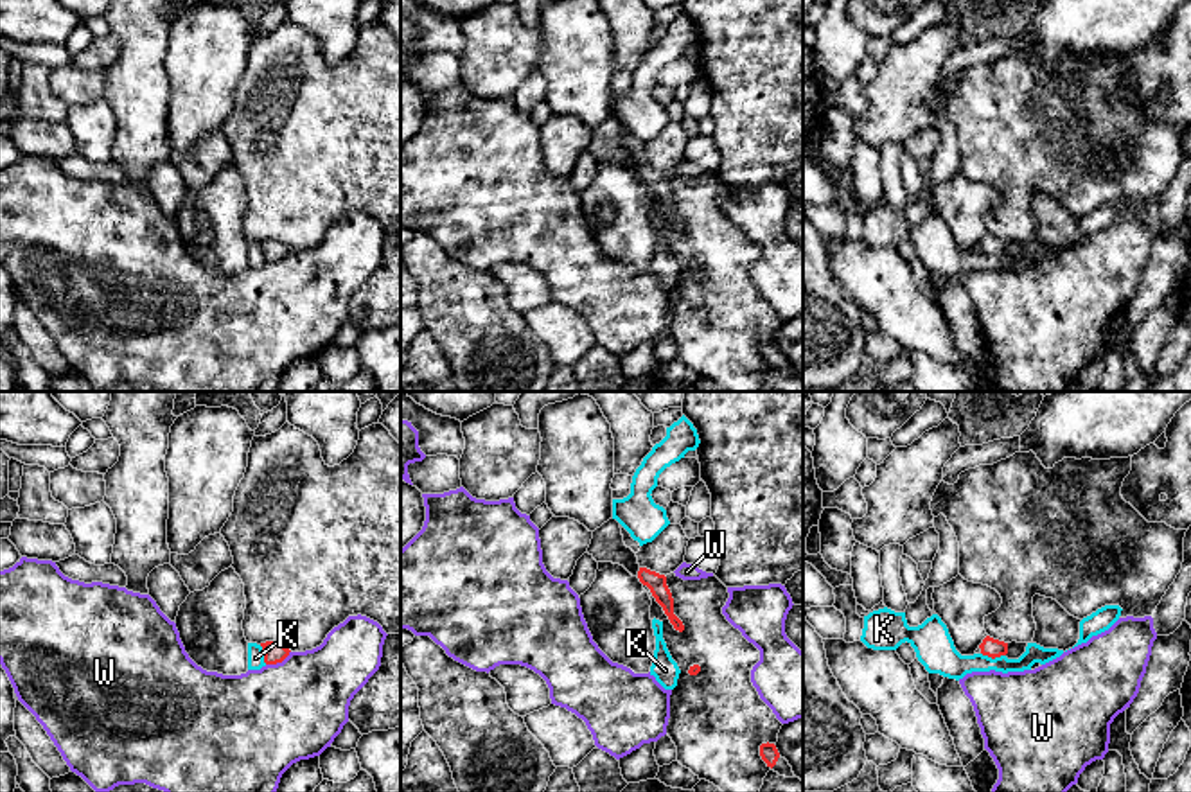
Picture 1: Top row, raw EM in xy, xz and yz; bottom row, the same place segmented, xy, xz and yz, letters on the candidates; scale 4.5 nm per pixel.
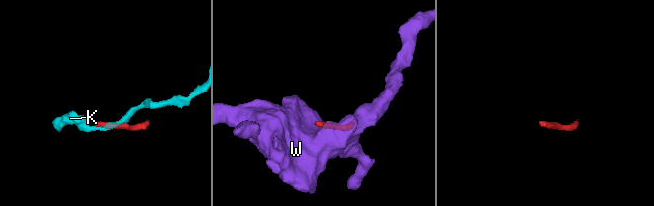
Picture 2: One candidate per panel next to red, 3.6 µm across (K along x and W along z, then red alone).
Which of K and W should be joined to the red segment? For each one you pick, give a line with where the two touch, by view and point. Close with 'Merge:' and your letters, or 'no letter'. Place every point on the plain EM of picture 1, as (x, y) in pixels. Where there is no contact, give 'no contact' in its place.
Merge: no letter

